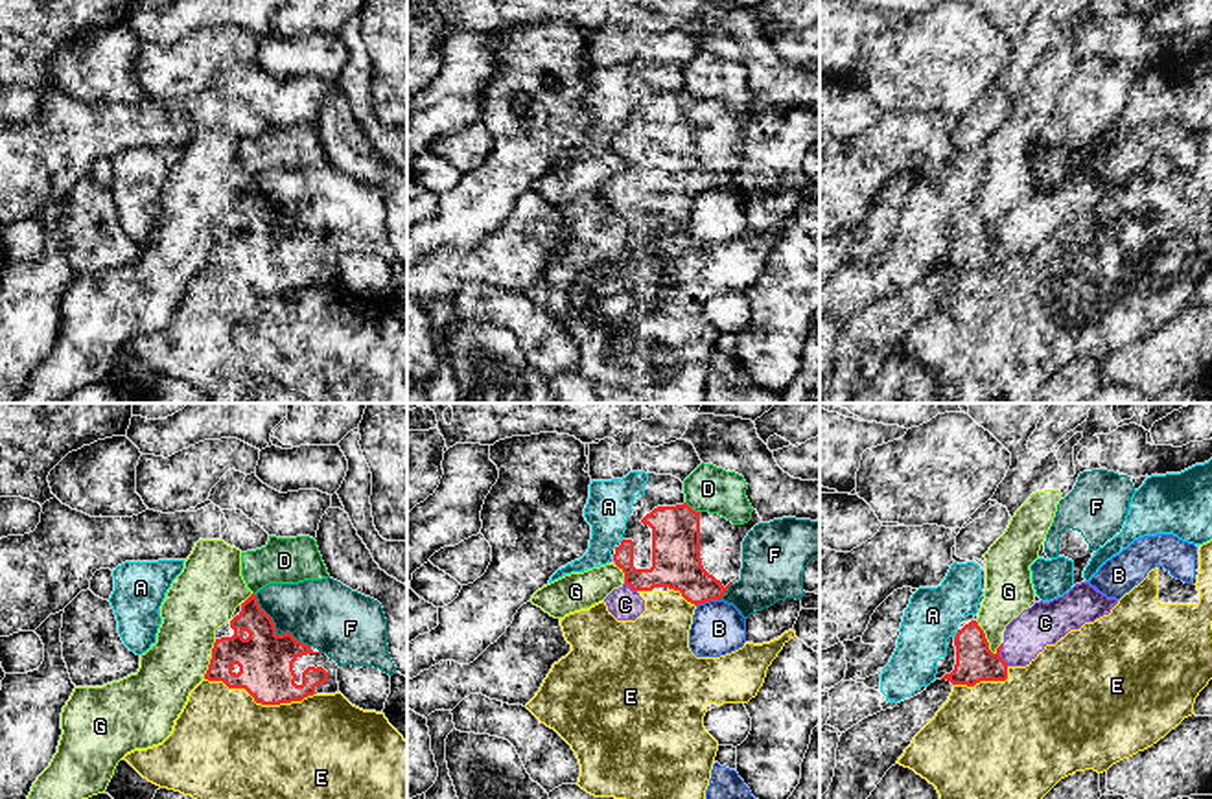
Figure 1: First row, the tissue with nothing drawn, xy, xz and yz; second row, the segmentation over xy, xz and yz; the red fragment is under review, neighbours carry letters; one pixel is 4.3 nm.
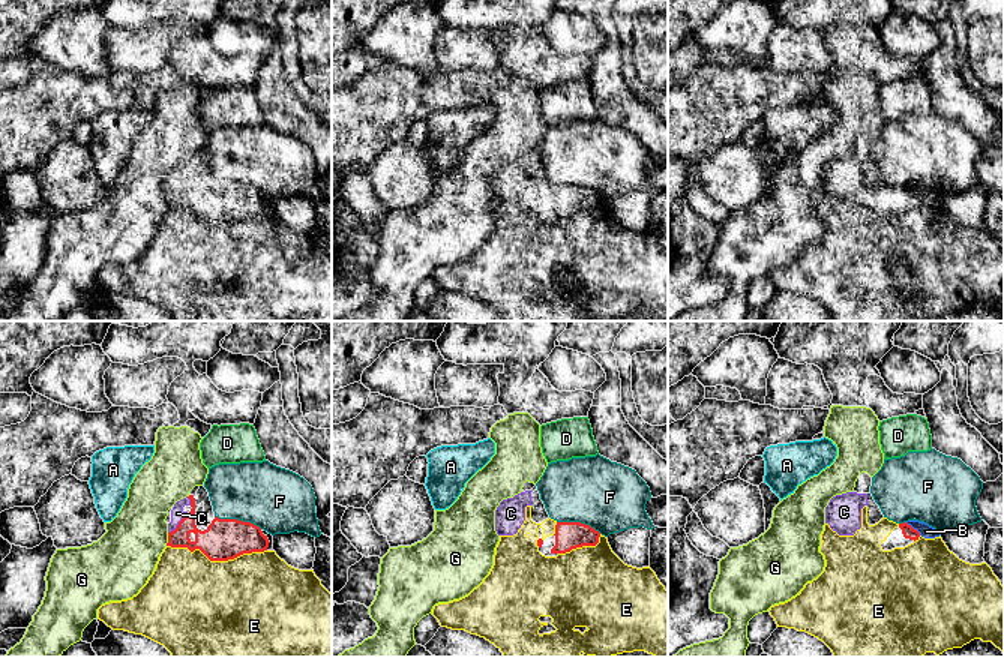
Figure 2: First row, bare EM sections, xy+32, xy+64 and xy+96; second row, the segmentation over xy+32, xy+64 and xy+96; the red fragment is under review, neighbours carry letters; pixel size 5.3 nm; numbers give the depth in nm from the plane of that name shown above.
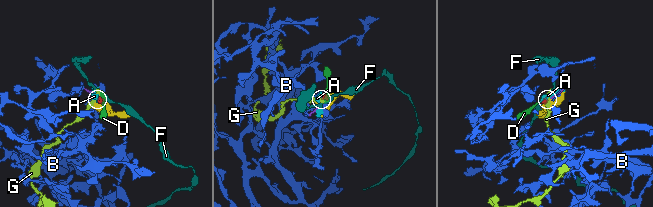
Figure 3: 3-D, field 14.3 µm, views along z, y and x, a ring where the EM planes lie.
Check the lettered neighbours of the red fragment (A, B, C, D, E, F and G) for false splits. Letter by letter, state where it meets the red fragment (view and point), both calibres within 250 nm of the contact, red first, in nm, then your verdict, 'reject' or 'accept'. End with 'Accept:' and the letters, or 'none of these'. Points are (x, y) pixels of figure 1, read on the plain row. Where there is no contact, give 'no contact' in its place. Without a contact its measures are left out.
A: contact yz (956, 221); calibres 170 and 240 nm; reject
B: contact xz (708, 188); calibres 220 and 240 nm; reject
C: contact yz (999, 243); calibres 170 and 190 nm; accept
D: contact xz (691, 96); calibres 220 and 200 nm; reject
E: contact xy (260, 289); calibres 240 and 480 nm; reject
F: contact xy (275, 218); calibres 240 and 300 nm; reject
G: contact yz (984, 225); calibres 170 and 200 nm; reject
Accept: C

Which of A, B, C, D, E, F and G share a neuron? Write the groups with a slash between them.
A / B / C / D / E / F / G

